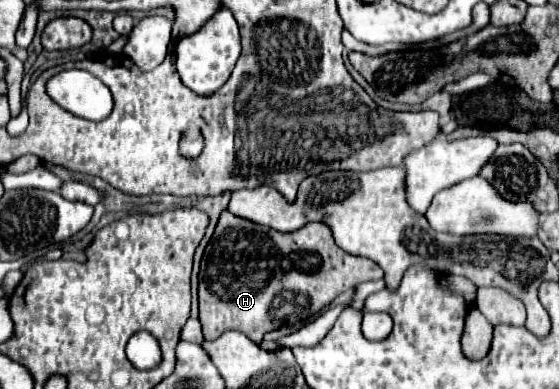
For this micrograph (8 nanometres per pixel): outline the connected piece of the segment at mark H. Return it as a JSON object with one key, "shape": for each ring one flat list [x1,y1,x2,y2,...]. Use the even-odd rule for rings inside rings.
{"shape":[[224,211,200,265,198,297,204,339,212,341,224,331,236,329,260,343,264,333,276,327,280,329,284,325,294,327,306,323,298,319,300,305,306,307,306,303,310,303,312,315,318,315,340,293,354,289,358,283,378,281,382,277,384,271,374,261,358,255,346,255,346,251,334,243,332,231,326,223,314,221,298,231,280,233]]}

